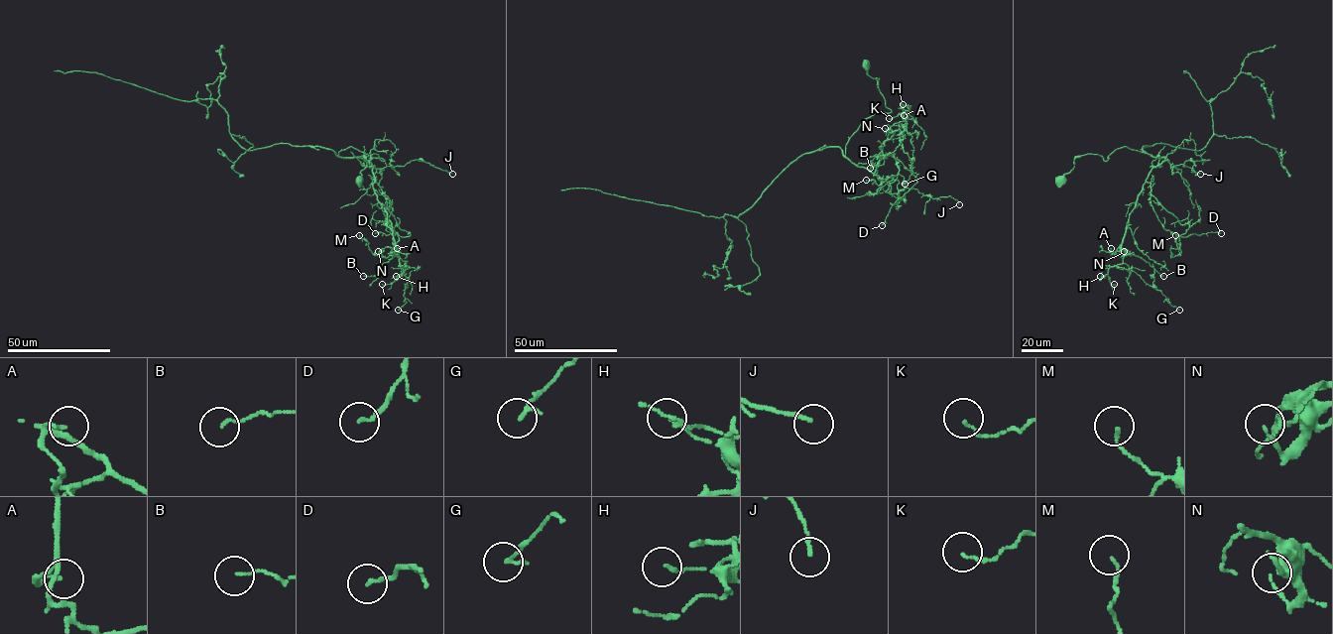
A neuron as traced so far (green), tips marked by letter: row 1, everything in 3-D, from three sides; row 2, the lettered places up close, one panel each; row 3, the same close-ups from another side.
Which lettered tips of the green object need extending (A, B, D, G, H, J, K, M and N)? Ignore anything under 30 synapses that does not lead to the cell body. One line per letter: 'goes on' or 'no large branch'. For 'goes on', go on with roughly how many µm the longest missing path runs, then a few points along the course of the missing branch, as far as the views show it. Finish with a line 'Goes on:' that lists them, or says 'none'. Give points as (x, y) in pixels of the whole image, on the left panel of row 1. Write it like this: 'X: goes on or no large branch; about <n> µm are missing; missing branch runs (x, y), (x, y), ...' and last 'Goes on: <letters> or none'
A: no large branch
B: no large branch
D: no large branch
G: no large branch
H: no large branch
J: no large branch
K: no large branch
M: no large branch
N: no large branch
Goes on: none

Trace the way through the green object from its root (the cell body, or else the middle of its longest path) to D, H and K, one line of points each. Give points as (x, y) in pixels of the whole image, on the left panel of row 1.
D: (359, 182), (371, 154), (384, 160), (349, 147), (338, 155), (370, 162), (388, 209), (411, 235), (375, 233)
H: (359, 182), (371, 154), (384, 160), (349, 147), (338, 155), (372, 166), (373, 190), (399, 257), (396, 276)
K: (359, 182), (371, 154), (384, 160), (349, 147), (338, 155), (372, 166), (399, 257), (402, 274), (382, 284)

